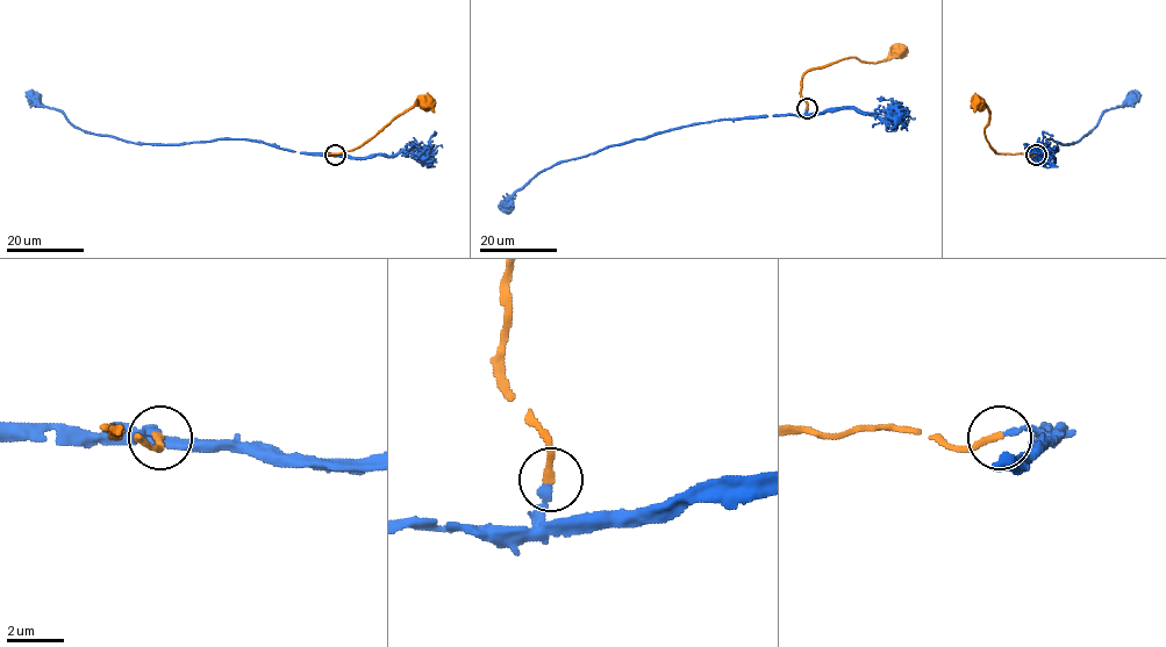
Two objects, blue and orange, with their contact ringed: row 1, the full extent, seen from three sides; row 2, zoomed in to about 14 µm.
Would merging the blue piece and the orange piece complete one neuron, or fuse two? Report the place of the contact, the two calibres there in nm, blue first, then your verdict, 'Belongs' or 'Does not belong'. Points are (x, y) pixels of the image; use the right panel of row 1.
Place: (1036, 155). Thickness 240 nm (blue) against 260 nm. Belongs

